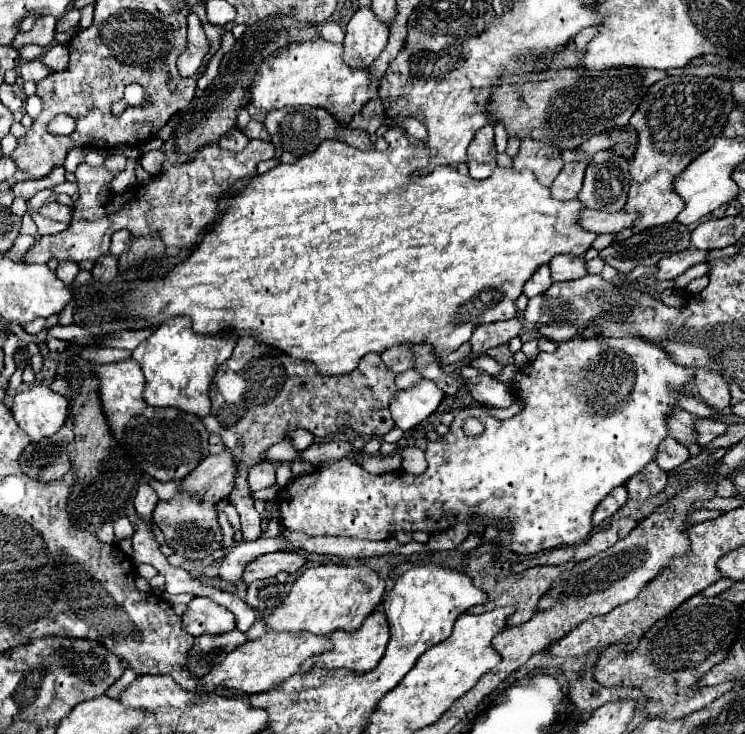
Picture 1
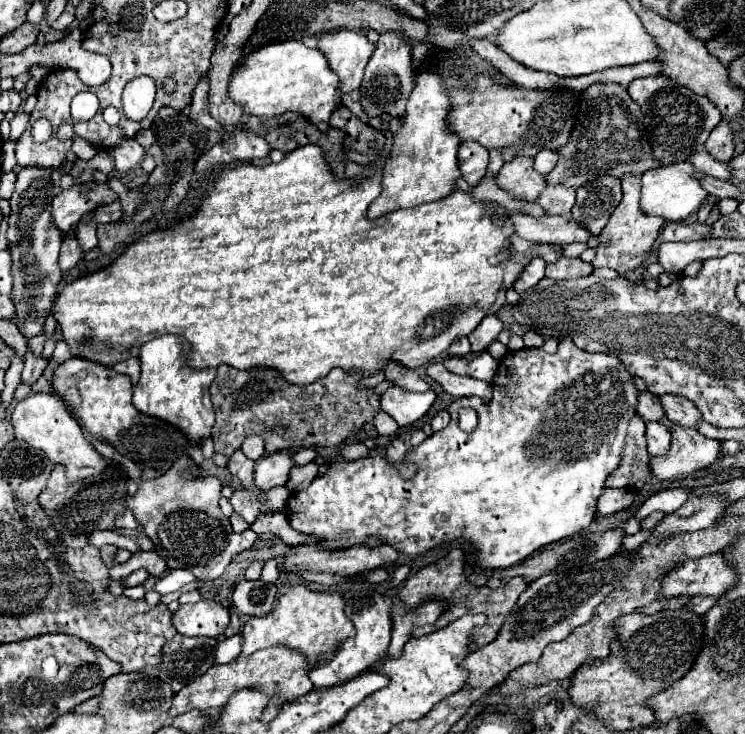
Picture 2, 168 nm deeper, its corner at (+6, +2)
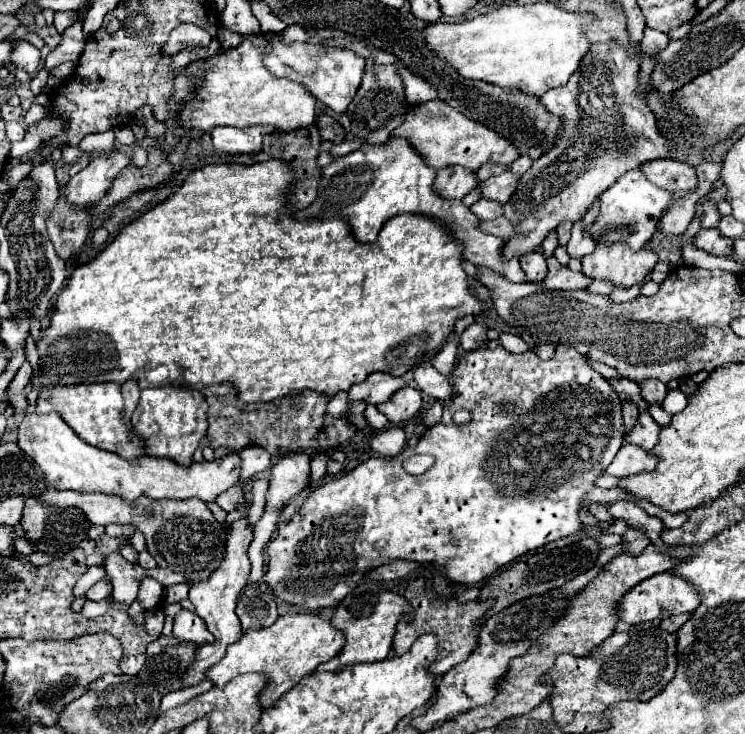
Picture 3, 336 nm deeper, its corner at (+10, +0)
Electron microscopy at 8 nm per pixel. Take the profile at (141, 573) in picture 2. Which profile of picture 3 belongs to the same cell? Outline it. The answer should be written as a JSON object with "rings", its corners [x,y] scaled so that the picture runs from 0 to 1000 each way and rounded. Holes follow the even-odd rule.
{"rings":[[[134,789],[123,802],[118,802],[115,813],[126,816],[126,819],[134,819],[134,816],[142,816],[148,808],[150,808],[150,794],[145,789]]]}

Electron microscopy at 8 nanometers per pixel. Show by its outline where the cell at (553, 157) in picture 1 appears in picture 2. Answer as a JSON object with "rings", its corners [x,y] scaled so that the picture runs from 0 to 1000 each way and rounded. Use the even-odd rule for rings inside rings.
{"rings":[[[690,214],[685,222],[677,222],[666,238],[668,255],[693,271],[719,274],[733,249],[728,236],[719,236],[714,225],[717,219],[711,214]]]}

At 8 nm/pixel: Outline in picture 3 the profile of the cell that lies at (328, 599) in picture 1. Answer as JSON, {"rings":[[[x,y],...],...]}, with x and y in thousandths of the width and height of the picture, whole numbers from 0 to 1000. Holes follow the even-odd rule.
{"rings":[[[387,835],[370,843],[368,851],[354,857],[333,857],[325,868],[306,879],[303,892],[277,914],[277,922],[298,936],[311,922],[333,914],[352,914],[360,922],[360,933],[349,947],[349,960],[354,966],[365,963],[381,944],[387,944],[405,922],[419,920],[424,909],[435,901],[451,895],[462,881],[462,862],[446,851],[446,846],[430,835]]]}

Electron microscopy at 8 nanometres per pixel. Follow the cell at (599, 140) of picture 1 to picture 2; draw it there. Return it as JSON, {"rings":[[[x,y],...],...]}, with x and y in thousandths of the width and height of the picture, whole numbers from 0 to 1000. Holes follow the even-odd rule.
{"rings":[[[725,206],[725,208],[717,214],[717,230],[719,230],[722,236],[733,238],[733,236],[738,236],[738,233],[744,230],[746,219],[749,219],[749,211],[746,211],[744,206]]]}

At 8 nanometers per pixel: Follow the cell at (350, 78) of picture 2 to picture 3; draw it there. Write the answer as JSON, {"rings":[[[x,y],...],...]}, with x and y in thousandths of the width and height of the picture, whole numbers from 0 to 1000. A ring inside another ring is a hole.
{"rings":[[[365,50],[362,59],[368,61],[365,72],[357,78],[357,91],[365,94],[373,105],[389,105],[395,110],[405,110],[419,129],[424,129],[427,138],[432,138],[438,146],[443,146],[451,154],[462,154],[472,132],[478,129],[486,99],[491,91],[491,80],[472,67],[448,64],[440,59],[389,59],[379,61],[373,50]]]}

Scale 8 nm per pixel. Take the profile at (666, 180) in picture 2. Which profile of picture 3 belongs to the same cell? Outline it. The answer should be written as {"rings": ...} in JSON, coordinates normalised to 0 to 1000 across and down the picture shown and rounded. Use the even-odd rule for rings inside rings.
{"rings":[[[851,230],[851,233],[840,236],[838,241],[832,241],[832,247],[827,247],[819,257],[813,257],[805,266],[805,271],[808,271],[805,296],[792,309],[792,317],[803,328],[832,328],[835,320],[838,320],[835,328],[840,328],[851,342],[864,337],[872,328],[883,301],[902,282],[902,260],[872,249],[867,244],[867,238],[856,230]]]}

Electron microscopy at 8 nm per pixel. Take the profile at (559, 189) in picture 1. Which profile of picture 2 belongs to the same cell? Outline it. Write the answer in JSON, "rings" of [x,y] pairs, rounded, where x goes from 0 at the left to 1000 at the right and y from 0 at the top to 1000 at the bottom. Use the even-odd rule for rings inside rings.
{"rings":[[[736,252],[728,266],[722,268],[722,277],[728,279],[728,285],[738,293],[752,293],[757,298],[768,298],[765,293],[765,285],[770,279],[770,271],[773,271],[773,263],[770,257],[765,255],[757,255],[757,252]]]}

